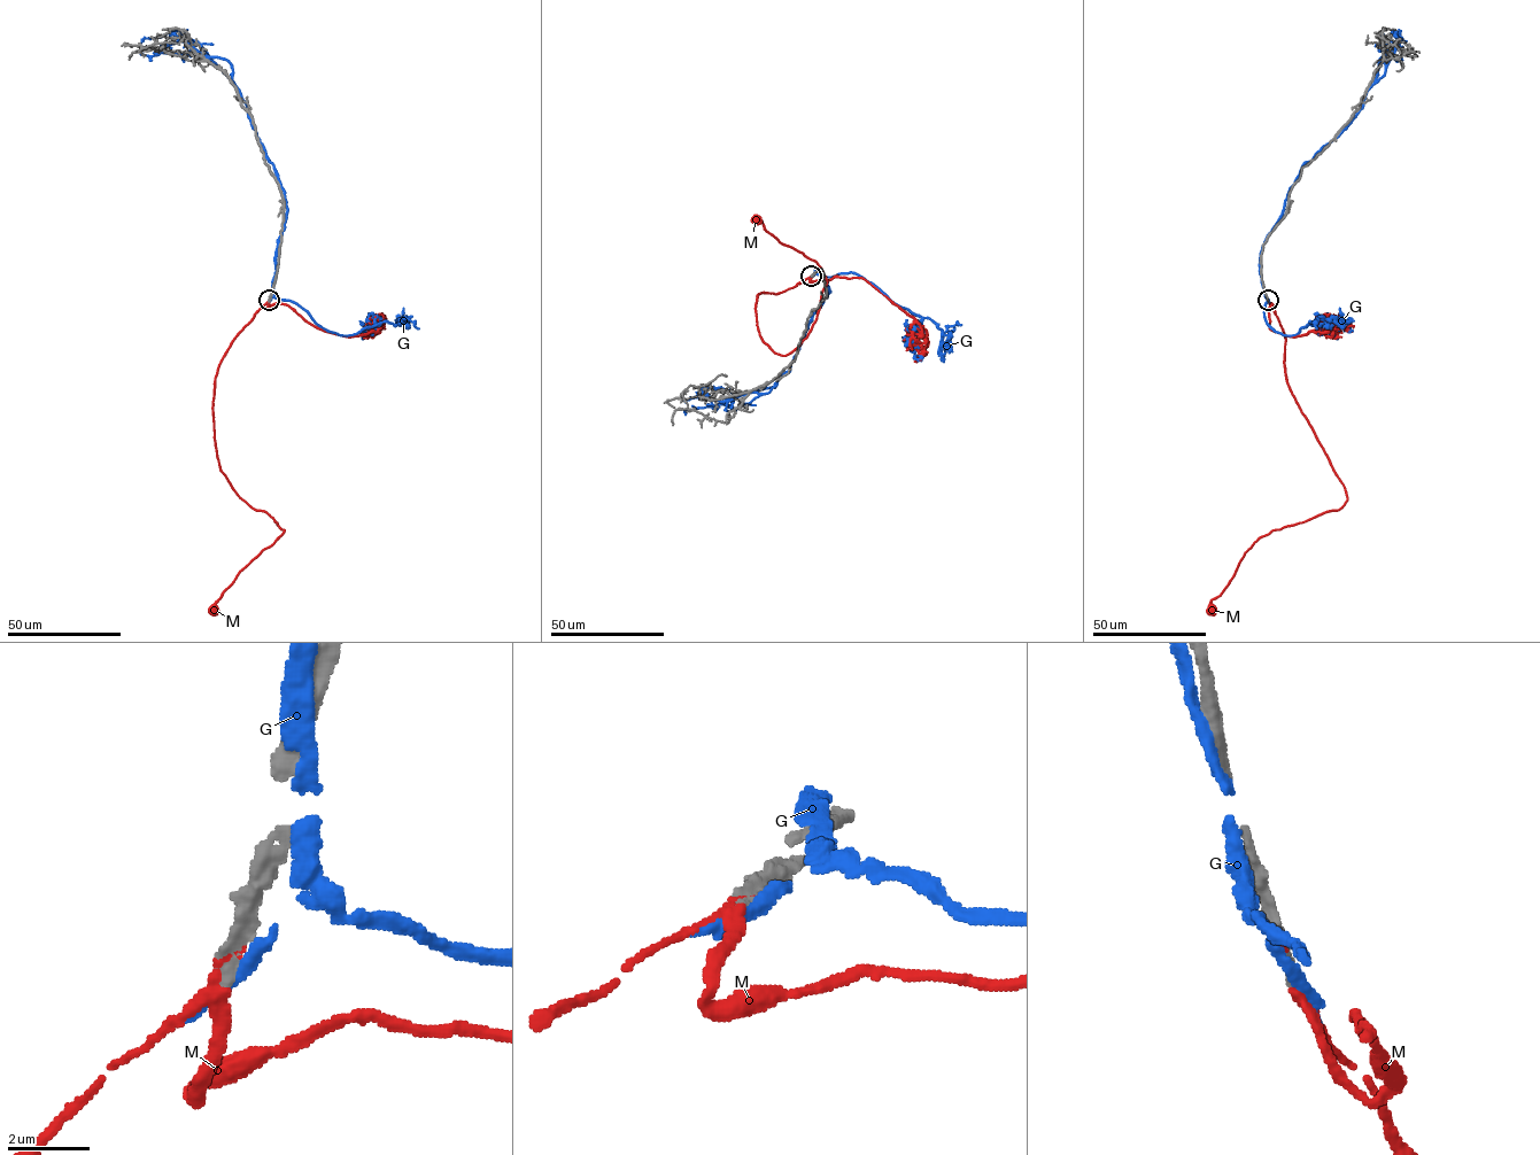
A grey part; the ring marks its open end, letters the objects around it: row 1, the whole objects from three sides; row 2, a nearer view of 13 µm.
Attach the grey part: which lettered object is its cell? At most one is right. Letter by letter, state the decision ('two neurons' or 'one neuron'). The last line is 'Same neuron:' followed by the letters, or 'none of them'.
G: two neurons
M: one neuron
Same neuron: M

